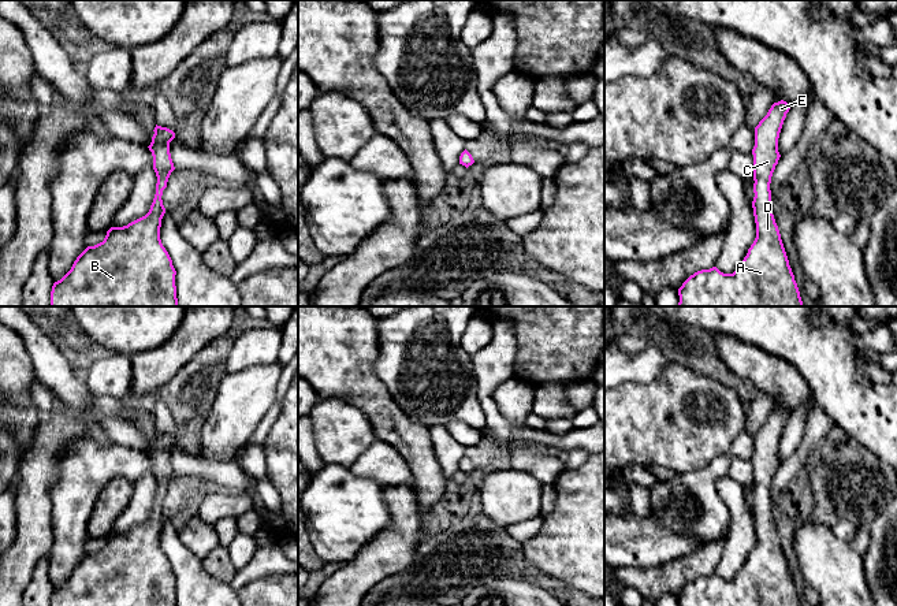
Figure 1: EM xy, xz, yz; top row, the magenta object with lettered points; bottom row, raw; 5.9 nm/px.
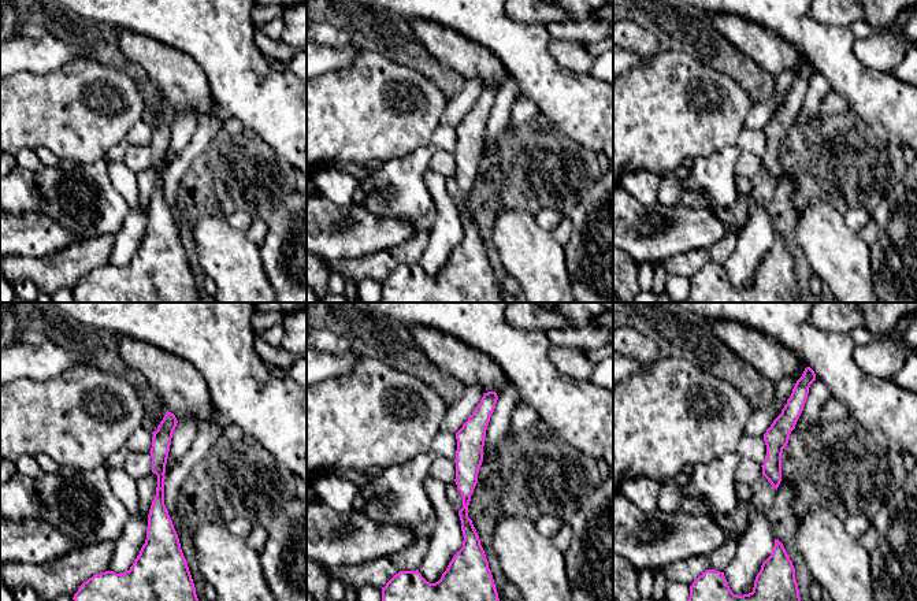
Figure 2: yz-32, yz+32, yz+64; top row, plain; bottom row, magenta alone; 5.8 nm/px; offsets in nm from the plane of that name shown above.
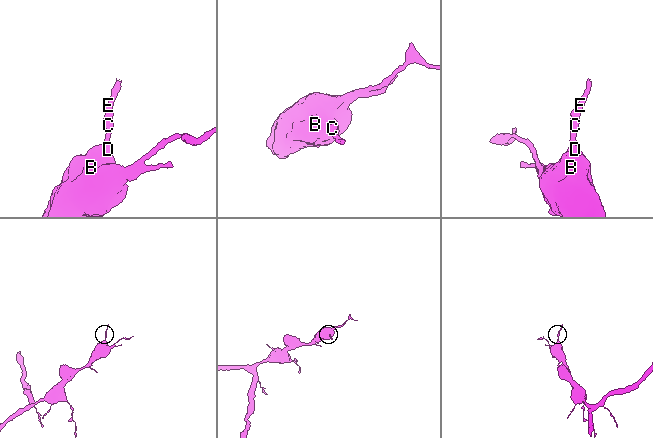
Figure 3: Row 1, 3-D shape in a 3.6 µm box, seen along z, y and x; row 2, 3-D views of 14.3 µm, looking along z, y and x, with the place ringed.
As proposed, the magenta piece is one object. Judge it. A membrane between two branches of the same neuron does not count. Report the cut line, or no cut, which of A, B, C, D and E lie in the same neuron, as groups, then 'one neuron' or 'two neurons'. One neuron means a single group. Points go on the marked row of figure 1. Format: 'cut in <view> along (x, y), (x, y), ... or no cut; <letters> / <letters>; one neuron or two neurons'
no cut; A B C D E; one neuron

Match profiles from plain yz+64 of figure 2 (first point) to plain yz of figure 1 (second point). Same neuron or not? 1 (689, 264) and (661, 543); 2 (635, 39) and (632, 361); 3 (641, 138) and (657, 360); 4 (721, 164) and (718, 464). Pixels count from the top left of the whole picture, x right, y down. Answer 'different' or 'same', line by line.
1: different
2: different
3: different
4: same

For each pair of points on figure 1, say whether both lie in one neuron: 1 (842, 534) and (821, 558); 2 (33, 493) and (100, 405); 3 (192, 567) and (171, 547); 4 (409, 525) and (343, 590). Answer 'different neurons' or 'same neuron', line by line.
1: different neurons
2: same neuron
3: same neuron
4: same neuron

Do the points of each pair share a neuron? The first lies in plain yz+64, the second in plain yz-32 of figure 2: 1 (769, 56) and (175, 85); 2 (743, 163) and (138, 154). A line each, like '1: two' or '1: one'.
1: one
2: one

